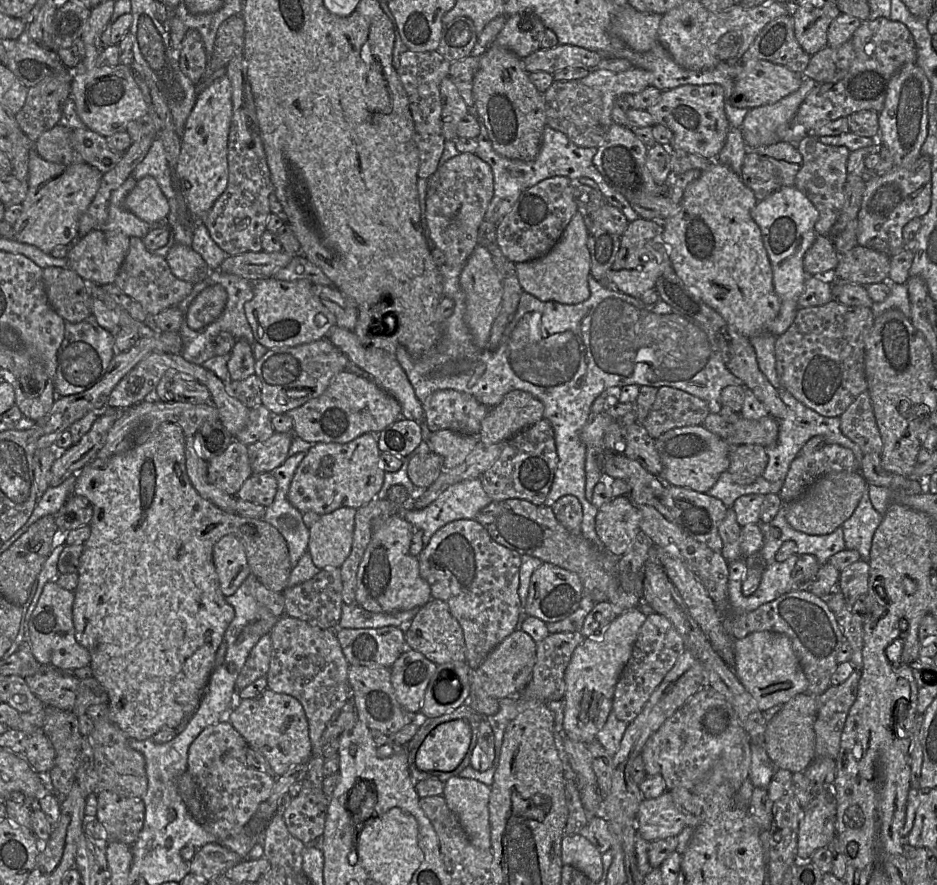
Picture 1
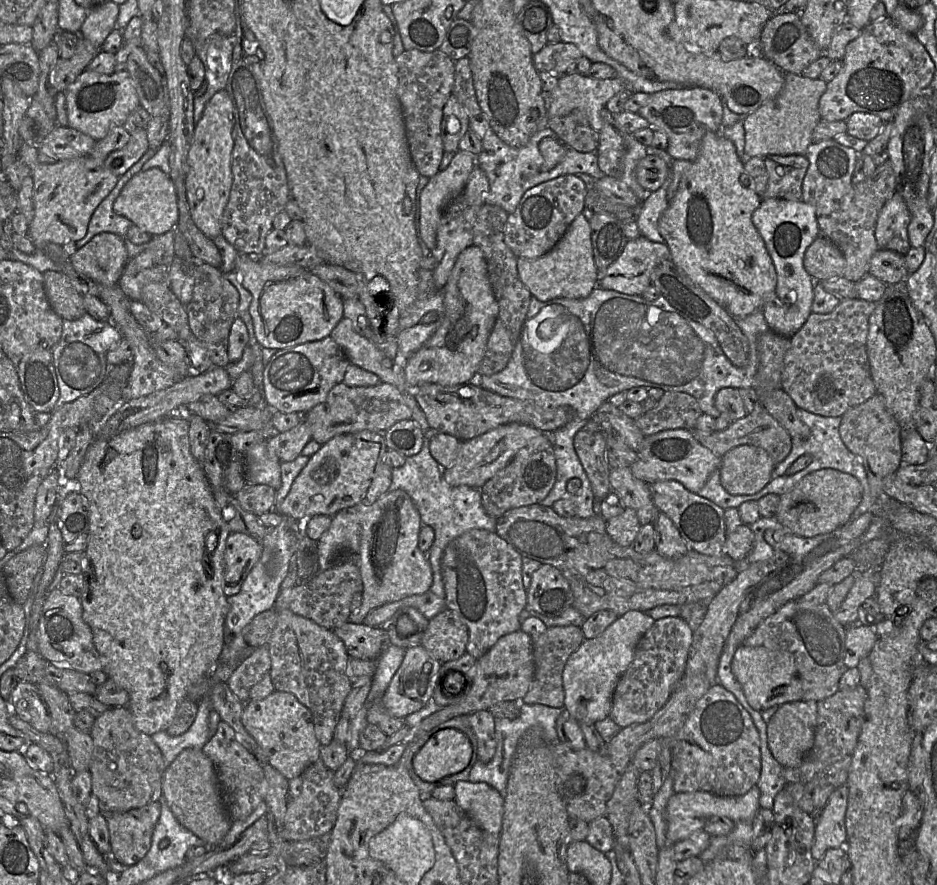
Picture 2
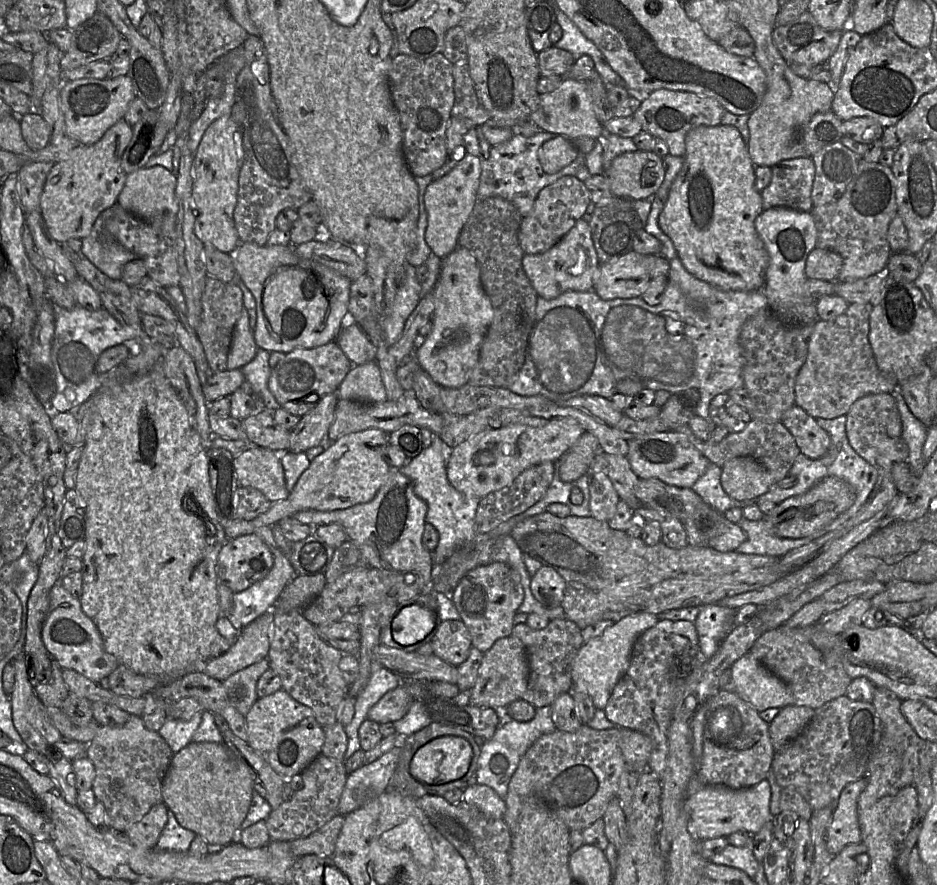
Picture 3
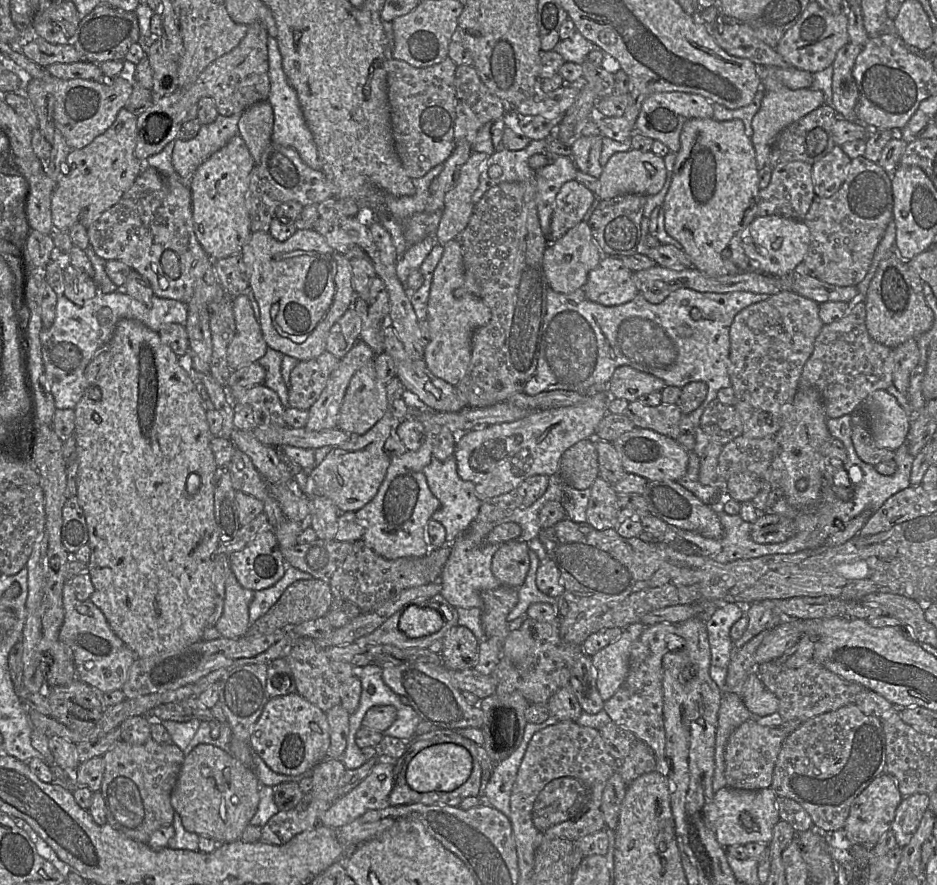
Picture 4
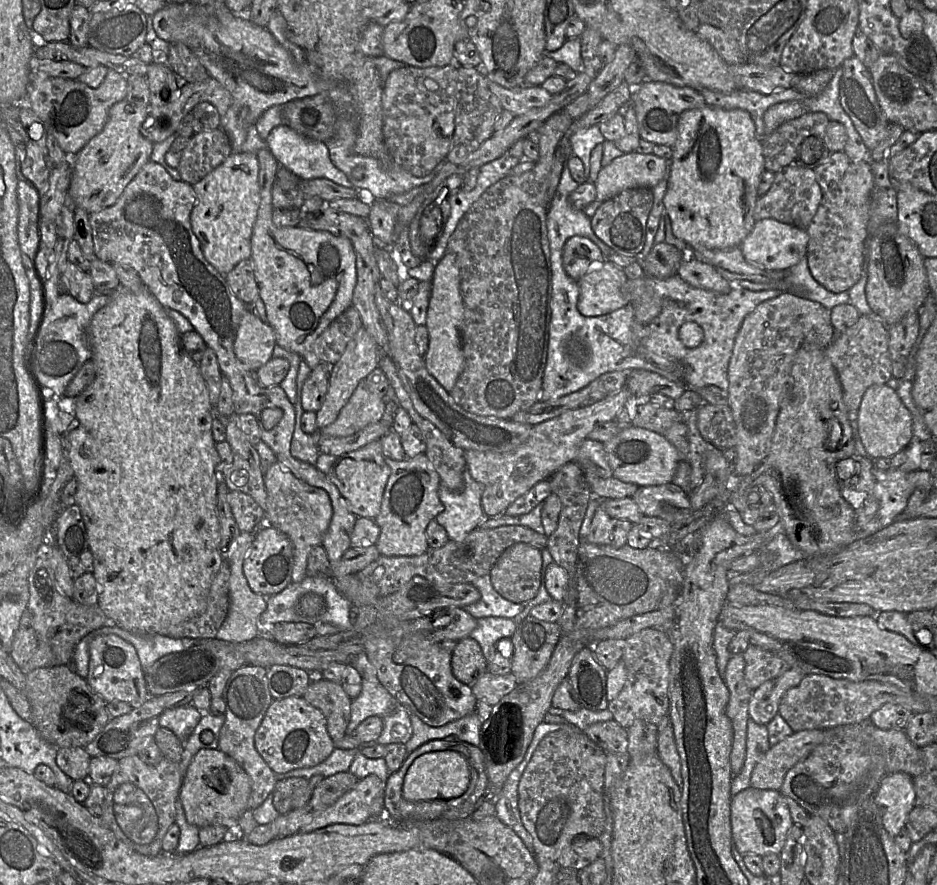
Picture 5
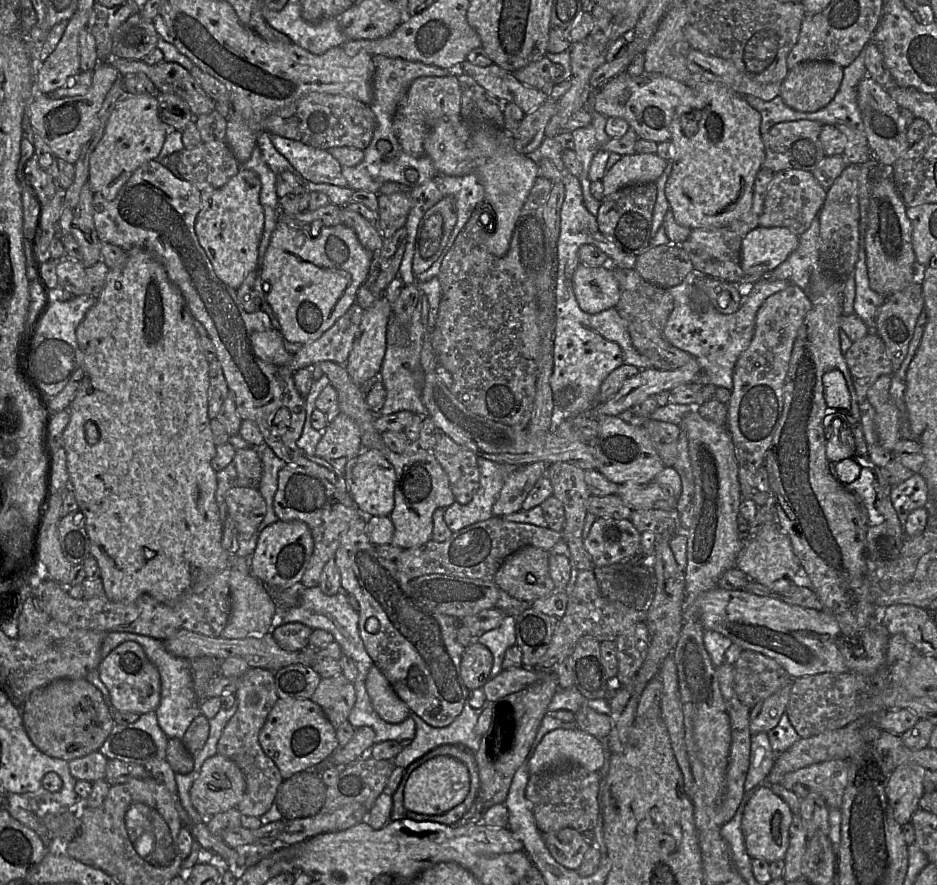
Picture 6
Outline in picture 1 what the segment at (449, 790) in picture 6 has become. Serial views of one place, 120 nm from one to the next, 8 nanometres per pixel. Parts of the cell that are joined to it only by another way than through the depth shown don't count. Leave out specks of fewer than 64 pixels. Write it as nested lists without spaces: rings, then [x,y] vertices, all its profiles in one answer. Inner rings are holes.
[[[450,720],[437,725],[420,745],[415,764],[421,771],[450,772],[465,757],[471,742],[471,727],[466,720]]]

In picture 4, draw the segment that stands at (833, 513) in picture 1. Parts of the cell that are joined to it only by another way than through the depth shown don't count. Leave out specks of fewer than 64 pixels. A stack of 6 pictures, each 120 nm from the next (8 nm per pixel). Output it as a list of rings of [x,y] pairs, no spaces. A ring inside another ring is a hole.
[[[761,513],[752,524],[750,536],[757,543],[779,543],[795,534],[795,522],[783,515]]]

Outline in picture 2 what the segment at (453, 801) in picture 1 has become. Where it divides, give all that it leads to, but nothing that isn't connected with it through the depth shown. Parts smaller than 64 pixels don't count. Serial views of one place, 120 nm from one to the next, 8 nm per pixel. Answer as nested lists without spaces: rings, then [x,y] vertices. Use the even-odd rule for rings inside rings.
[[[458,781],[454,784],[454,801],[483,830],[499,835],[502,828],[504,797],[495,788],[485,782]]]

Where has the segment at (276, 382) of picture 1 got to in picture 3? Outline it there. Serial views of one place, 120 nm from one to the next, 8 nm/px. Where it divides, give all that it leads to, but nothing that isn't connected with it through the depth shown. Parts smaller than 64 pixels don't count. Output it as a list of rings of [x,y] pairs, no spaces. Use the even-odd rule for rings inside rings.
[[[335,341],[314,348],[300,348],[285,353],[271,369],[268,388],[281,408],[296,416],[312,410],[325,395],[337,392],[352,363]]]

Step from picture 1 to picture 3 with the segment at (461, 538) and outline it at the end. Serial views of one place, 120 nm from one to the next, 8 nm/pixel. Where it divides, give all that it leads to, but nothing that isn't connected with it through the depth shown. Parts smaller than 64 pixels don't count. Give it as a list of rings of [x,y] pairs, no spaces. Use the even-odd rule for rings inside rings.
[[[493,562],[470,570],[450,597],[470,632],[472,647],[485,653],[498,639],[512,634],[514,617],[523,602],[524,590],[517,571],[504,562]]]

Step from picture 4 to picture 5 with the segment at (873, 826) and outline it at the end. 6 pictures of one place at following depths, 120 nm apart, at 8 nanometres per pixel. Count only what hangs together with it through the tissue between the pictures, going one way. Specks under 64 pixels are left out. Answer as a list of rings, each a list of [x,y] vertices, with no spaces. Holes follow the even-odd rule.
[[[902,772],[886,774],[874,794],[883,826],[893,837],[905,828],[909,813],[915,807],[913,778]]]

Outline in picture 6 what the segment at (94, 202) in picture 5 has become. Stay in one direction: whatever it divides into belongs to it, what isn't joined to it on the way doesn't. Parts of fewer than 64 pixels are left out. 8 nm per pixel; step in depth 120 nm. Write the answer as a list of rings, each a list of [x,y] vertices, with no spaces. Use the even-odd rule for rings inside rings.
[[[156,94],[129,95],[119,99],[107,121],[104,134],[90,155],[88,185],[112,201],[133,172],[159,155],[169,127],[159,117]]]

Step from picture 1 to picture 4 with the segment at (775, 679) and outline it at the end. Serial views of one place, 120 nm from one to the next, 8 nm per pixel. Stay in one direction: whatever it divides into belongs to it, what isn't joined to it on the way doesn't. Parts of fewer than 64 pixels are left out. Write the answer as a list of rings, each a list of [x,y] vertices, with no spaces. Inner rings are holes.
[[[756,672],[749,674],[739,696],[747,709],[756,716],[769,715],[778,711],[777,696],[764,686]]]

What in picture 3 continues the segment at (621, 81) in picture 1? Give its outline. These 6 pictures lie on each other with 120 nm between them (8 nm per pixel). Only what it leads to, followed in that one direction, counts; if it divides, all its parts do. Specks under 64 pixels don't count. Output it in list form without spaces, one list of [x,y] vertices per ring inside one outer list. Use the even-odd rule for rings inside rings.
[[[567,76],[562,78],[554,91],[540,95],[538,107],[528,119],[541,130],[564,136],[570,140],[580,137],[602,139],[605,133],[603,125],[593,110],[588,81],[578,81]]]

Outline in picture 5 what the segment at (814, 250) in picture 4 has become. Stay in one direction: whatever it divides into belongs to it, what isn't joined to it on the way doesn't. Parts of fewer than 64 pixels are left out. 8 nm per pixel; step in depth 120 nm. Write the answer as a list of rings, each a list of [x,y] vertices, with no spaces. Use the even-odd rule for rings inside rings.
[[[869,160],[850,163],[839,186],[824,193],[807,228],[810,272],[818,283],[831,292],[847,292],[861,277],[873,189],[874,176]]]

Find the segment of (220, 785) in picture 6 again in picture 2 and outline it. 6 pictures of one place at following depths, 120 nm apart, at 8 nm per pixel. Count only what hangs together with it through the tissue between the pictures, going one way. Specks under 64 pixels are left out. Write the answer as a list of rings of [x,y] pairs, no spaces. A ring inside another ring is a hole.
[[[187,748],[166,768],[162,777],[162,795],[178,822],[210,847],[220,844],[232,819],[225,809],[212,761],[201,749]]]

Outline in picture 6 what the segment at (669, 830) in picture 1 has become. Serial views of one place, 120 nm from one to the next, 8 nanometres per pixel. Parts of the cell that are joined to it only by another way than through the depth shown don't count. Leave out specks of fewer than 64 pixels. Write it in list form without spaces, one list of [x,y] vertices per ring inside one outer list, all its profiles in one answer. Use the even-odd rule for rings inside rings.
[[[761,784],[755,789],[745,805],[742,815],[742,834],[744,837],[747,853],[752,859],[763,859],[768,863],[784,860],[789,847],[789,829],[794,815],[785,801],[772,792],[771,786]]]

